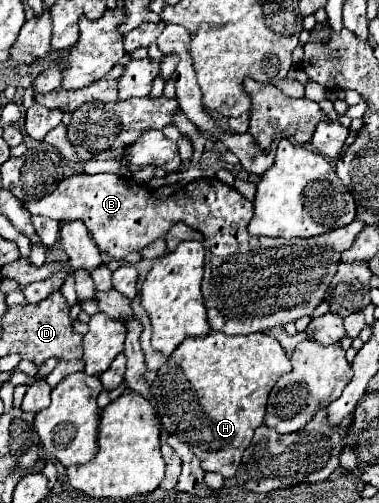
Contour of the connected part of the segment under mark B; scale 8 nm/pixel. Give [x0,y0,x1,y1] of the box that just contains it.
[25,173,363,335]

